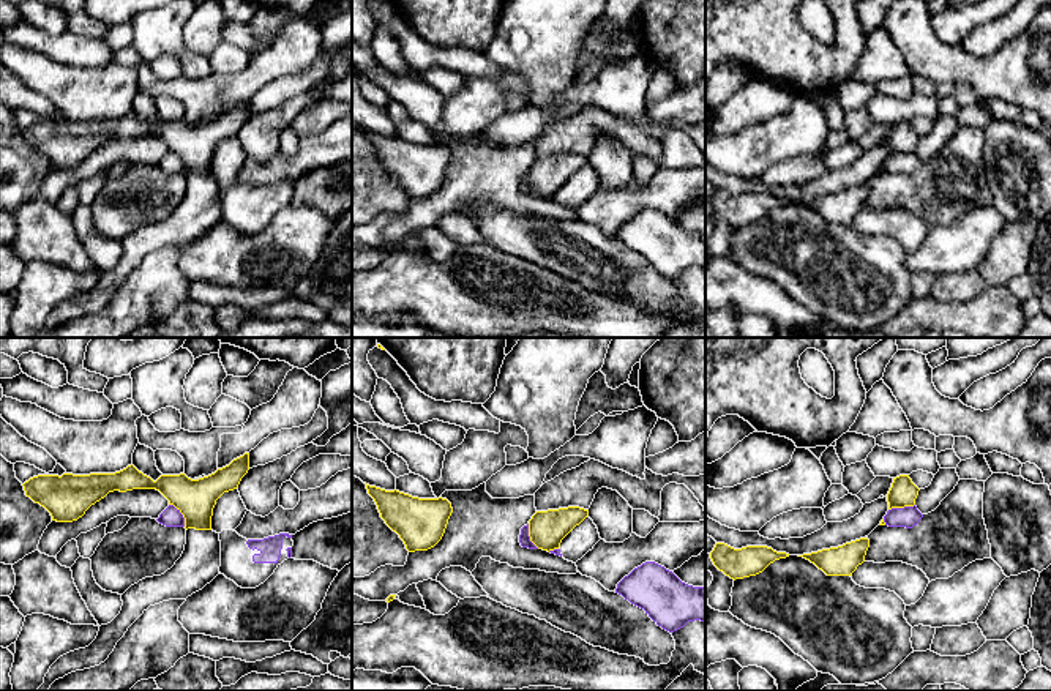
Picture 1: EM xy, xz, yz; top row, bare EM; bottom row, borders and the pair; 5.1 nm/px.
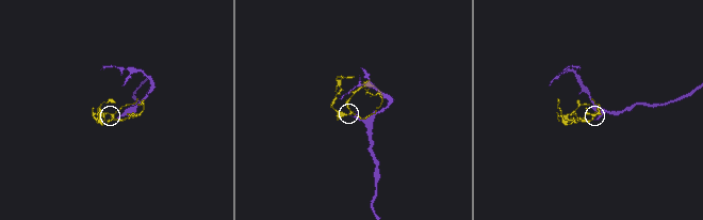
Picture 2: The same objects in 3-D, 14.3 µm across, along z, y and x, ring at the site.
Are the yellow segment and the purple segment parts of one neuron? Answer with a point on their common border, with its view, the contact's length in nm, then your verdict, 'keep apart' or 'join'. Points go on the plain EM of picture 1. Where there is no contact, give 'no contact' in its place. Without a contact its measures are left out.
xy (182, 160) | 150 nm | keep apart

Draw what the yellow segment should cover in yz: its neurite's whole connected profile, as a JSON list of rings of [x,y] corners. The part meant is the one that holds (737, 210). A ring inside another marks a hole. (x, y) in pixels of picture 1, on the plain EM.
[[[716,189],[710,199],[713,211],[734,227],[756,222],[775,207],[786,204],[789,204],[789,200],[776,199],[767,192],[734,196],[724,189]]]

